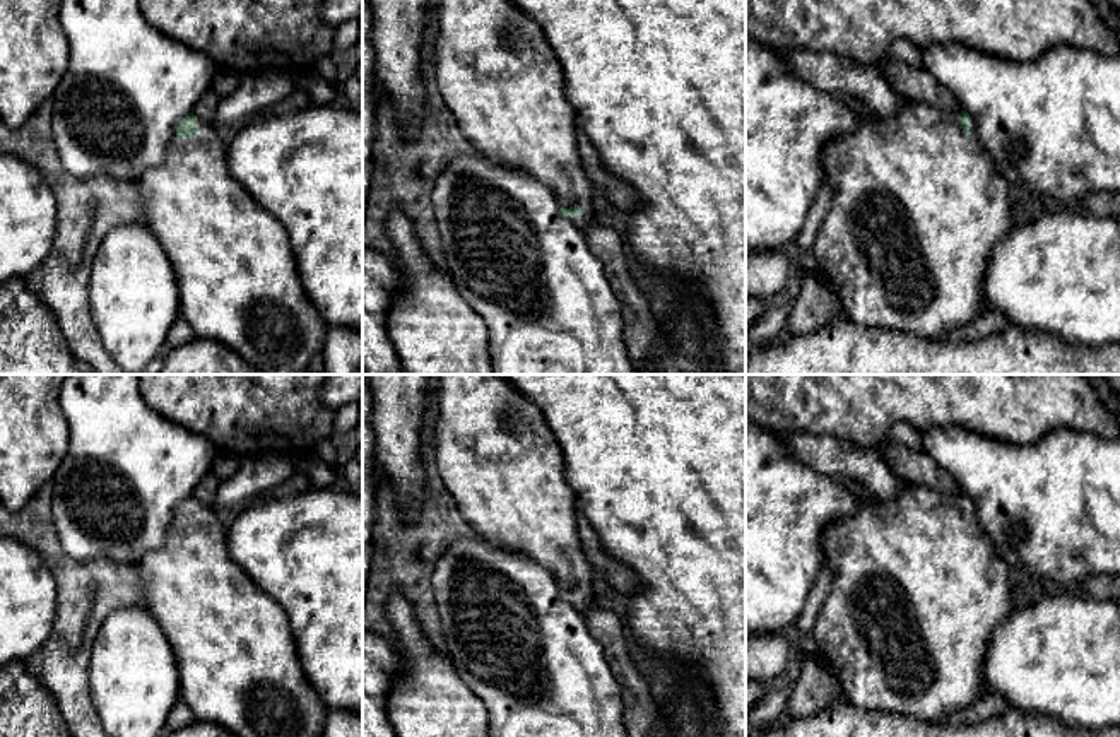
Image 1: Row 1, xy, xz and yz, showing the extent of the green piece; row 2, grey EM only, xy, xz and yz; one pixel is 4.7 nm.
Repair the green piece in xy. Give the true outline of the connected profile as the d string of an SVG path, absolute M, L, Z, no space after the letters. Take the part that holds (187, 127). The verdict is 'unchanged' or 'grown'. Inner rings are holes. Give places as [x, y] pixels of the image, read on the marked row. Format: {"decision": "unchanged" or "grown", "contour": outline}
{"decision": "grown", "contour": "M193 113L181 118L166 161L145 171L135 185L144 224L157 236L174 268L180 316L195 335L227 345L263 374L306 373L309 361L323 349L328 325L304 292L287 231L229 174L226 147L214 125Z"}

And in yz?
{"decision": "grown", "contour": "M846 97L846 101L858 116L858 127L852 133L834 137L821 154L824 183L833 186L834 195L812 248L817 274L826 279L841 306L848 311L850 320L857 325L899 330L928 340L939 340L942 333L961 328L988 311L983 301L988 256L992 248L1016 227L1012 221L1012 209L1016 205L1012 198L1012 185L993 169L993 164L978 139L973 118L968 113L952 113L927 103L910 101L893 116L884 116L874 113L855 97Z"}

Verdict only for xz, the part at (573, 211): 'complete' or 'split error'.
split error

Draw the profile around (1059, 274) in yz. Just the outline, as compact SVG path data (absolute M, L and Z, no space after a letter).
M1058 205L1035 221L1014 227L990 251L983 284L983 301L988 311L999 311L1009 321L1009 327L1014 328L1052 333L1081 345L1120 342L1120 214L1096 217L1081 212L1076 205Z

